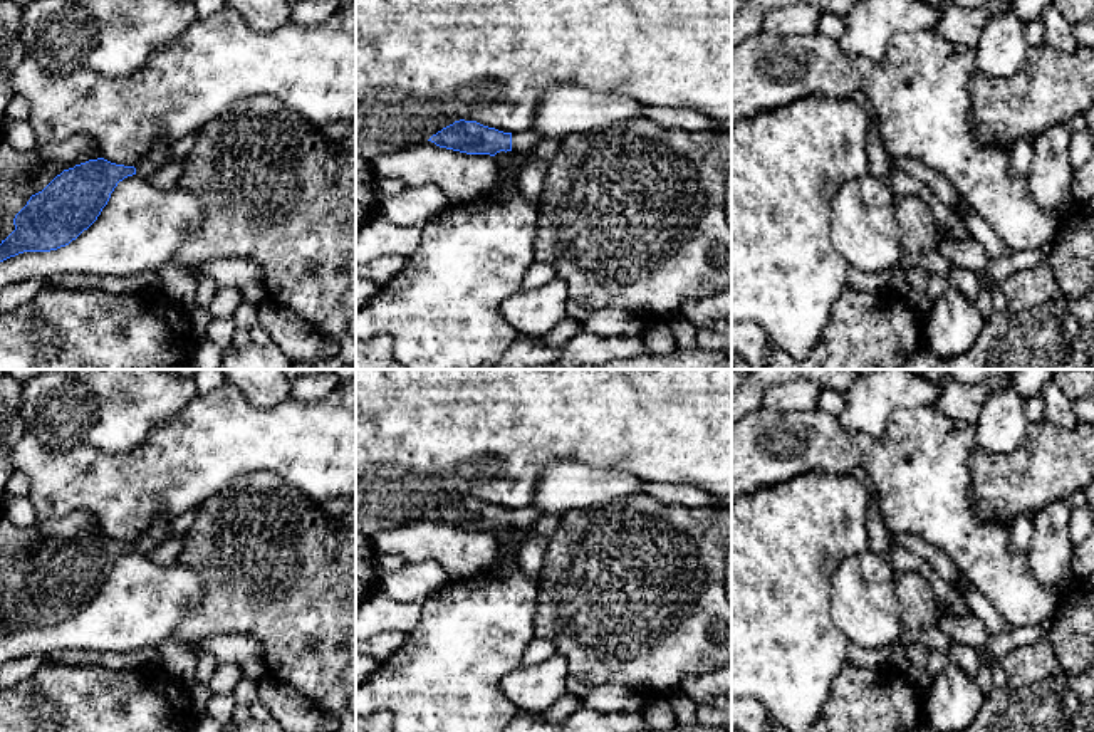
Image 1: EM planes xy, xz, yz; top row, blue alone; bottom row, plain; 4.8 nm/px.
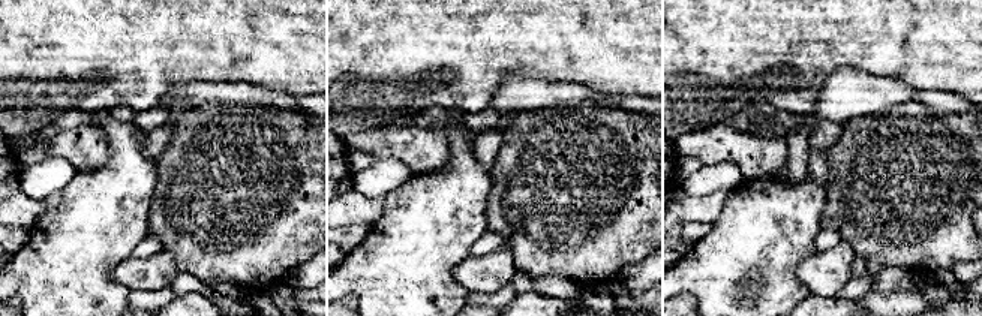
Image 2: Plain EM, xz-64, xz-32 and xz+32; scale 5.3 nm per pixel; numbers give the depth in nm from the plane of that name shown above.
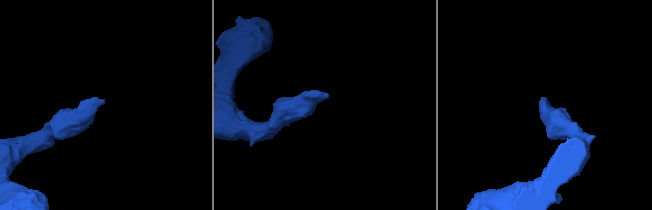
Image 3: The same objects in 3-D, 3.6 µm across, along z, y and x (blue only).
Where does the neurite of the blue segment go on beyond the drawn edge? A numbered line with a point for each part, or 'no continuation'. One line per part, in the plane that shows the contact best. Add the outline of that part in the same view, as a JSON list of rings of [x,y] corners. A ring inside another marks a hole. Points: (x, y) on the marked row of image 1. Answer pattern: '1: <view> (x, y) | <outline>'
1: xz (522, 143) | [[[534,131],[512,133],[512,151],[525,156],[544,138]]]

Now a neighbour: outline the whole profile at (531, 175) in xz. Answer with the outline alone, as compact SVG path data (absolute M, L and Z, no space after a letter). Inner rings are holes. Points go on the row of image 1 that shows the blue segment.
M530 159L527 163L522 163L518 170L518 190L534 207L540 207L542 186L549 165L550 163L547 163L545 159Z

